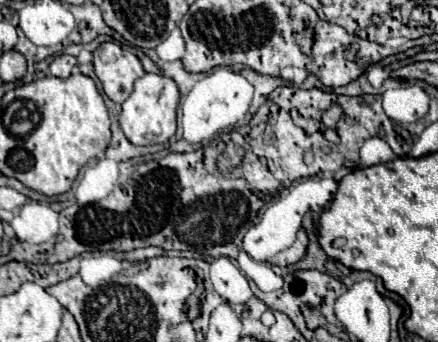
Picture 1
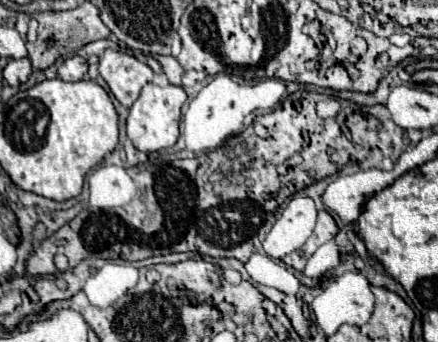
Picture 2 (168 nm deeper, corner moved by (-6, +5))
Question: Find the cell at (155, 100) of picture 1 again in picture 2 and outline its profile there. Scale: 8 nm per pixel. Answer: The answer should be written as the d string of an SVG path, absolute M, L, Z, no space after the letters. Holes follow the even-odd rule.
M148 83L144 85L138 101L130 107L130 115L128 115L128 137L134 143L134 147L138 151L150 153L150 151L158 151L158 149L166 149L166 147L174 147L178 141L178 121L180 121L180 107L186 101L186 91L182 87L176 85L154 85Z

